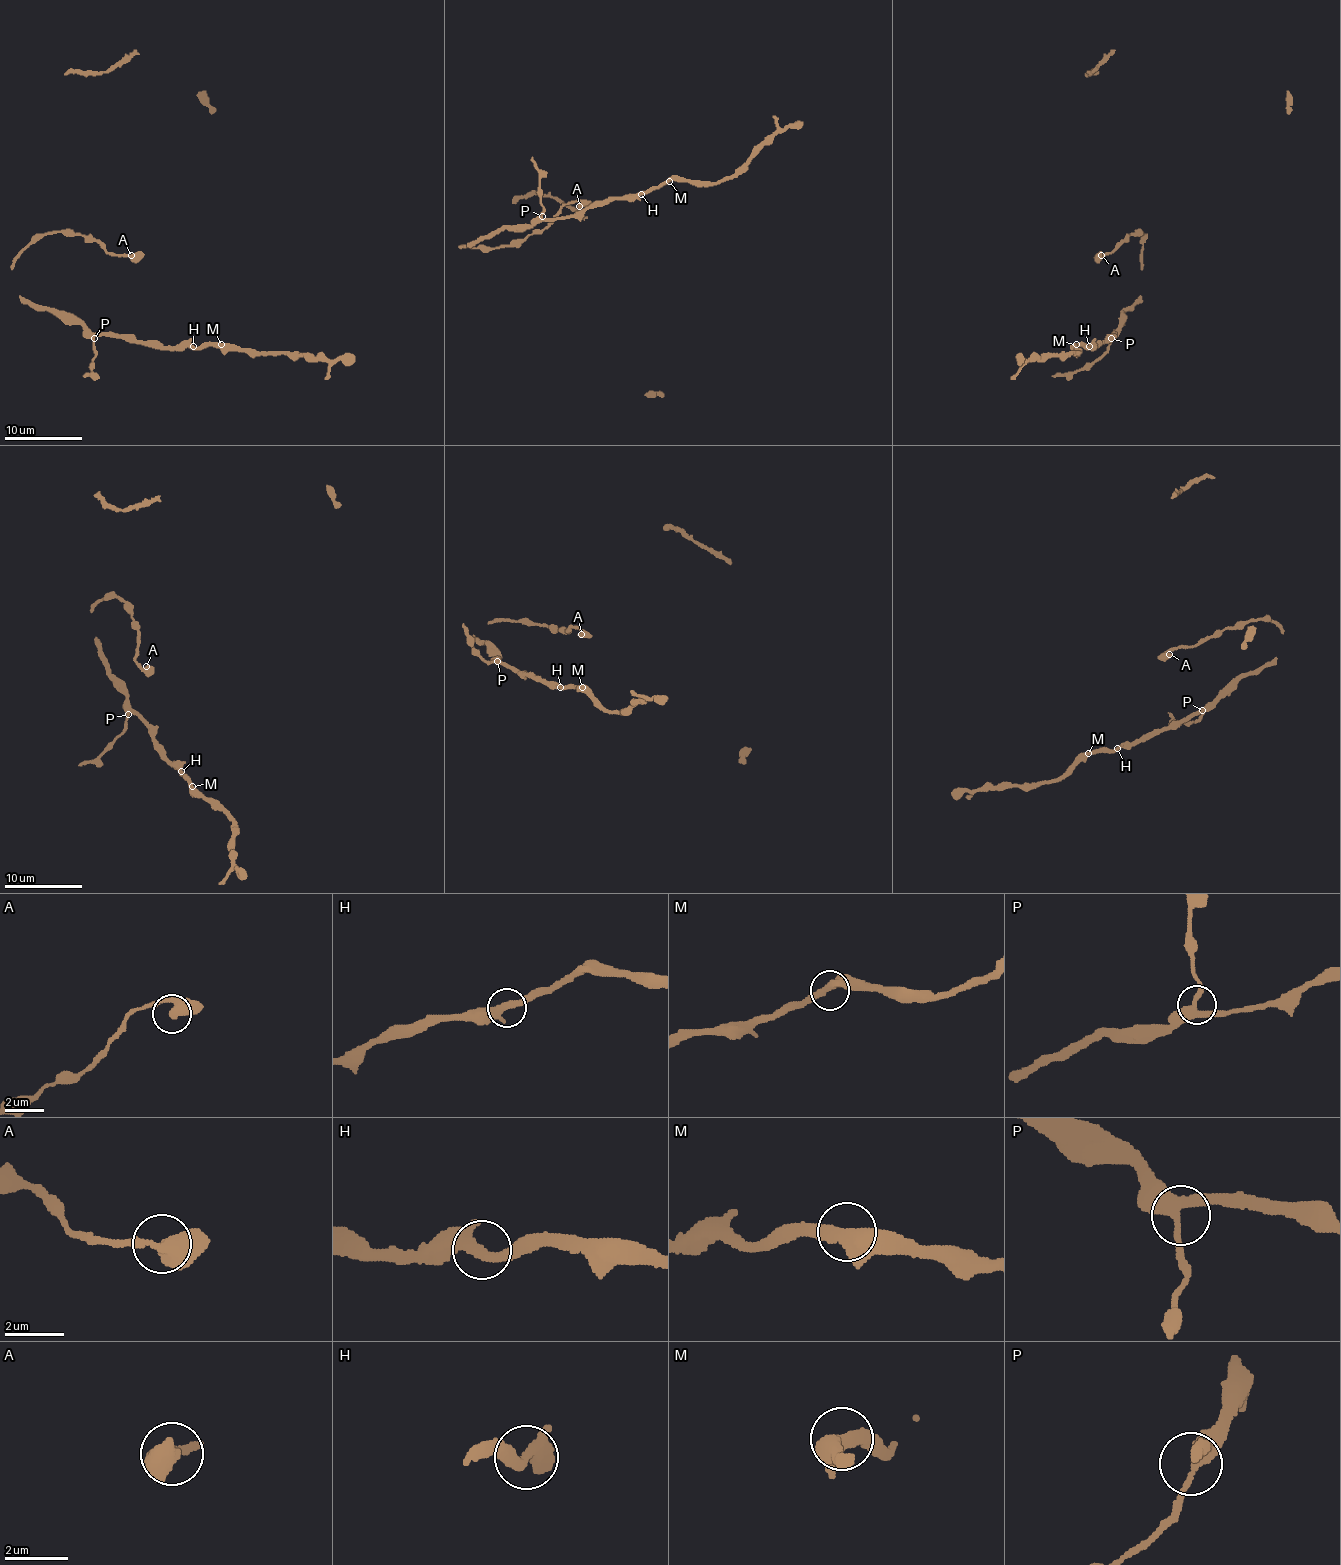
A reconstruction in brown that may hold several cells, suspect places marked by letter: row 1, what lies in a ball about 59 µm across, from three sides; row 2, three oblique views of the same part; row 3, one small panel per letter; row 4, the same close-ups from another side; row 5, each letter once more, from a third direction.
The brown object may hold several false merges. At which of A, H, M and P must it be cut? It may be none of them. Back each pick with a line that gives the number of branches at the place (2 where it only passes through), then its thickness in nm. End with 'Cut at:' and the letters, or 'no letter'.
Cut at: no letter

